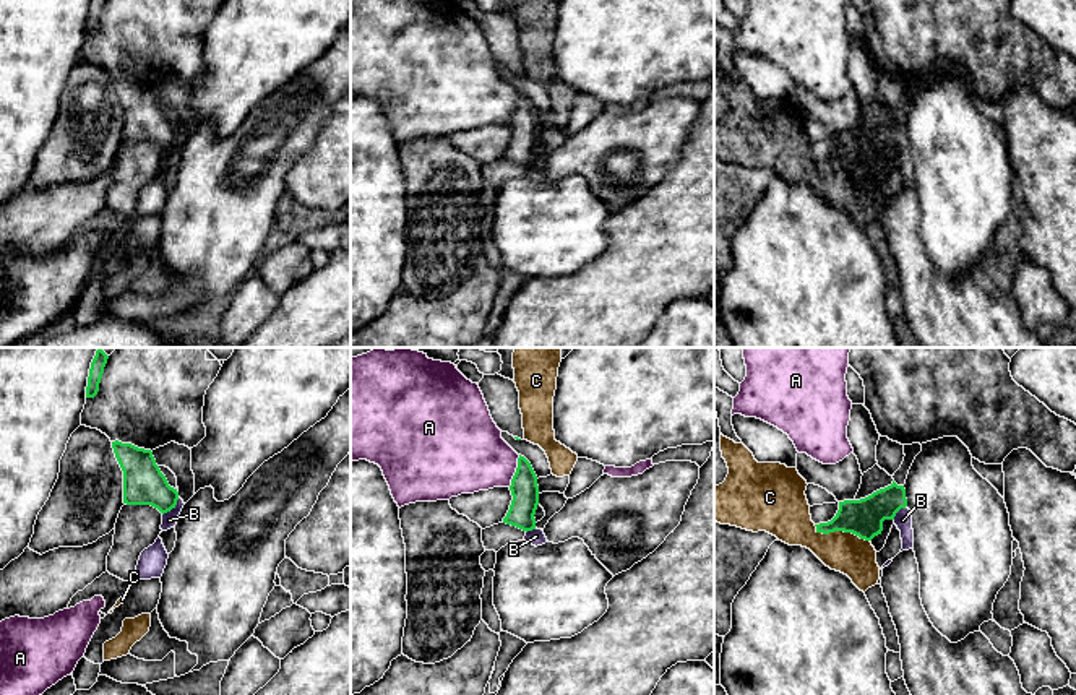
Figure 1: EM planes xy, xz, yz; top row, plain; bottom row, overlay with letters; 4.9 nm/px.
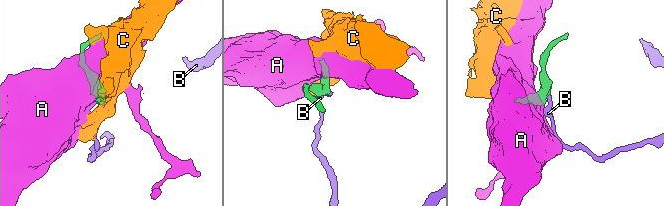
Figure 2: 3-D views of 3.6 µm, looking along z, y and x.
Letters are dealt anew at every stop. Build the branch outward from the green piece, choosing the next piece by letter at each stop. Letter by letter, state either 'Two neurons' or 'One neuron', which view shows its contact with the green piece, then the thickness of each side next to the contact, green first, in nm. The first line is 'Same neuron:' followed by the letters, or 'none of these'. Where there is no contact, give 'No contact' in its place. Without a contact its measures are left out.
Same neuron: none of these
A: Two neurons. Touches green in xz. Thickness 140 nm (green) against 360 nm
B: Two neurons. Touches green in xy. Thickness 200 nm (green) against 80 nm
C: Two neurons. Touches green in yz. Thickness 190 nm (green) against 200 nm

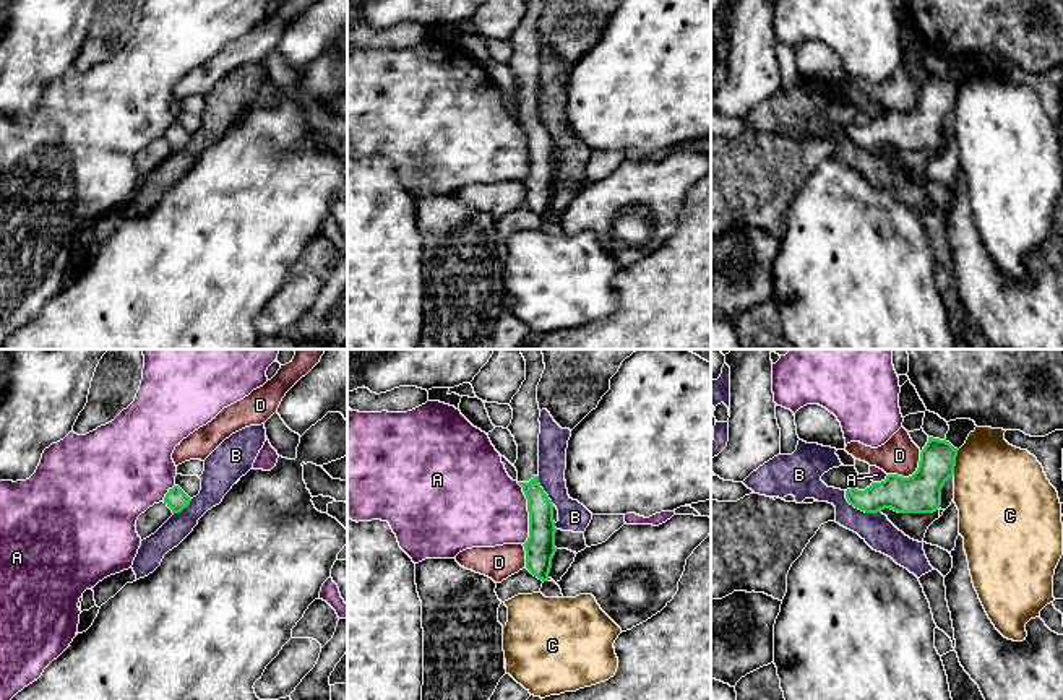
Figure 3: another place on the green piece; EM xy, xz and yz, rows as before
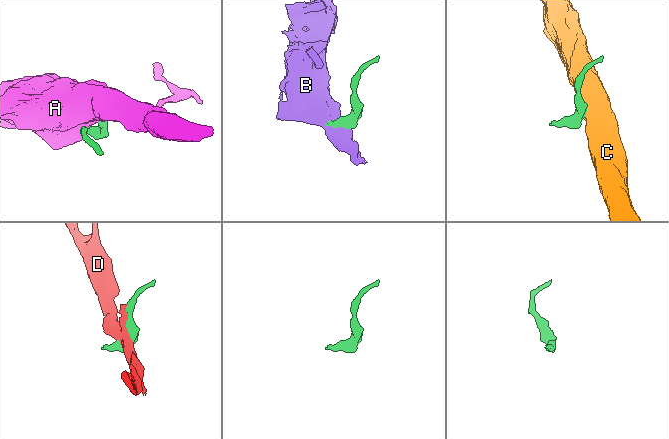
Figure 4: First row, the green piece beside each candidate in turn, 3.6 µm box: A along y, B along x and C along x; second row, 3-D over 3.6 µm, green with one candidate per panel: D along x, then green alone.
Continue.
Same neuron: none of these
A: Two neurons. Touches green in xz. Thickness 150 nm (green) against 400 nm
B: Two neurons. Touches green in yz. Thickness 180 nm (green) against 160 nm
C: Two neurons. Touches green in yz. Thickness 200 nm (green) against 440 nm
D: Two neurons. Touches green in yz. Thickness 200 nm (green) against 190 nm

